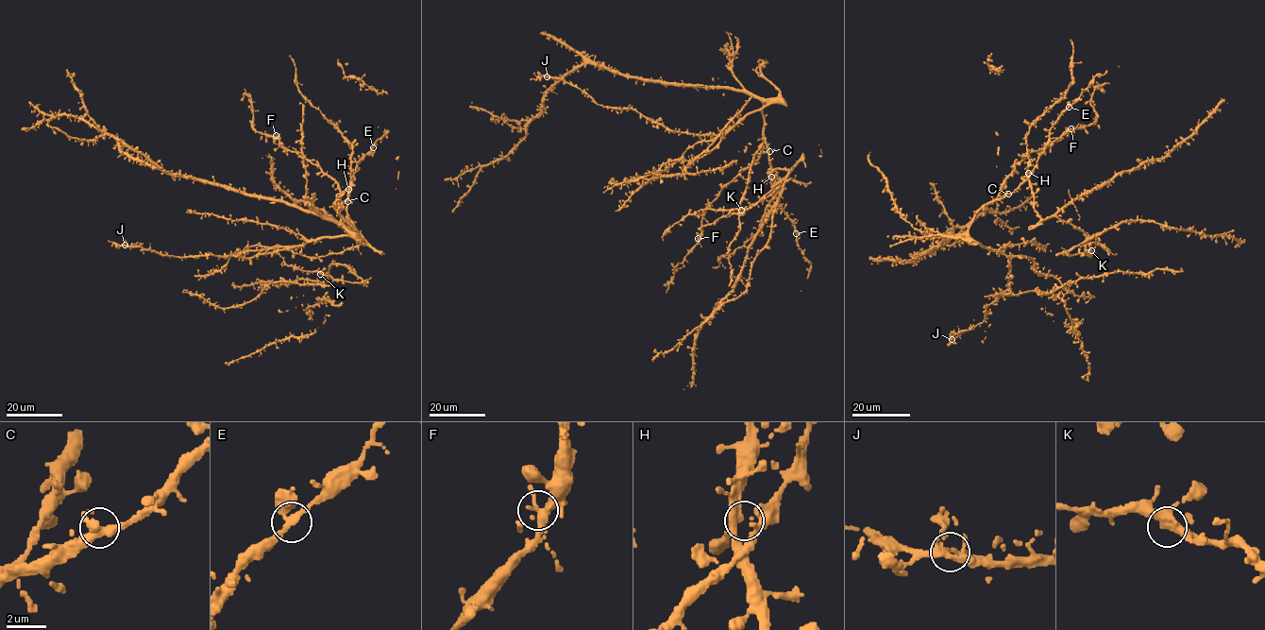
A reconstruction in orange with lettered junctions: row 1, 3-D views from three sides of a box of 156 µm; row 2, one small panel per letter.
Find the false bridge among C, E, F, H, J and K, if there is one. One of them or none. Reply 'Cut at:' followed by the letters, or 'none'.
Cut at: none

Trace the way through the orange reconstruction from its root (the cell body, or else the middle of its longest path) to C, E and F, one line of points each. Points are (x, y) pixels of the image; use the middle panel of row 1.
C: (764, 130), (769, 151)
E: (764, 130), (772, 192), (796, 233)
F: (764, 130), (760, 155), (726, 185), (708, 206), (702, 217), (702, 233), (698, 238)

